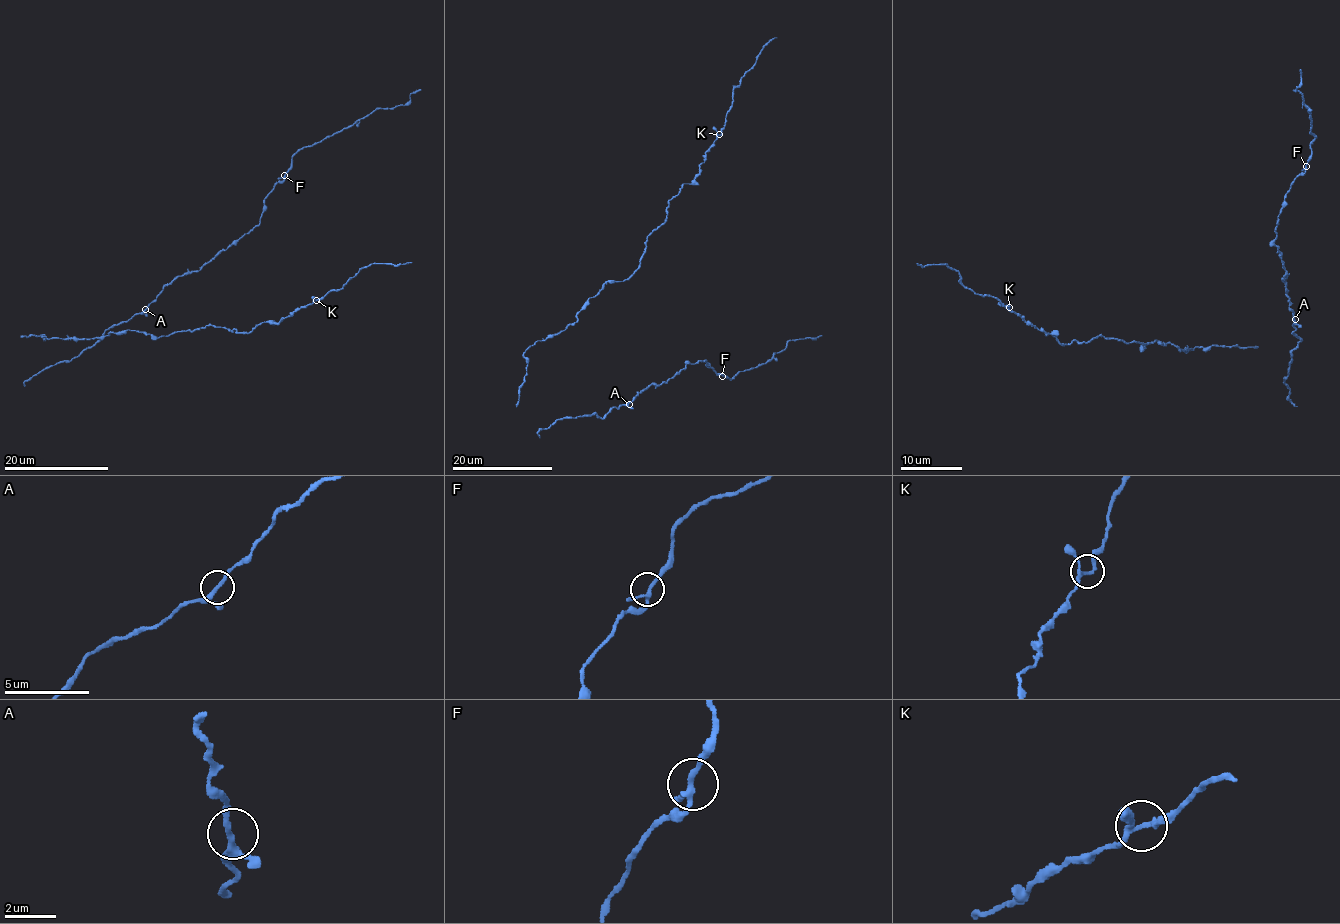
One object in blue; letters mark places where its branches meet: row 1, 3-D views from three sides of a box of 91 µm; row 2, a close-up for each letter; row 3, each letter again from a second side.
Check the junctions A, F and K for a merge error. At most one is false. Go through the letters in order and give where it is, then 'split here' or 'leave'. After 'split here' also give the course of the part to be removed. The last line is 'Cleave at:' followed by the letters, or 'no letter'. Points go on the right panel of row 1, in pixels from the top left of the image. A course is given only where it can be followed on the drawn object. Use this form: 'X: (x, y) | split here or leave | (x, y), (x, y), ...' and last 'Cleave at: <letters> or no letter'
A: (1295, 319) | leave
F: (1306, 166) | leave
K: (1009, 307) | leave
Cleave at: no letter

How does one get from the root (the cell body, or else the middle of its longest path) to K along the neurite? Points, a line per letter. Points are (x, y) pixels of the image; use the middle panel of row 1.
K: (517, 406), (524, 352), (573, 324), (605, 283), (628, 279), (669, 201), (720, 135)

